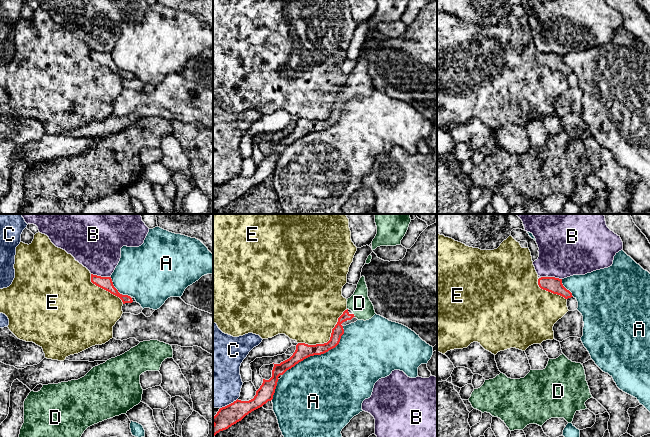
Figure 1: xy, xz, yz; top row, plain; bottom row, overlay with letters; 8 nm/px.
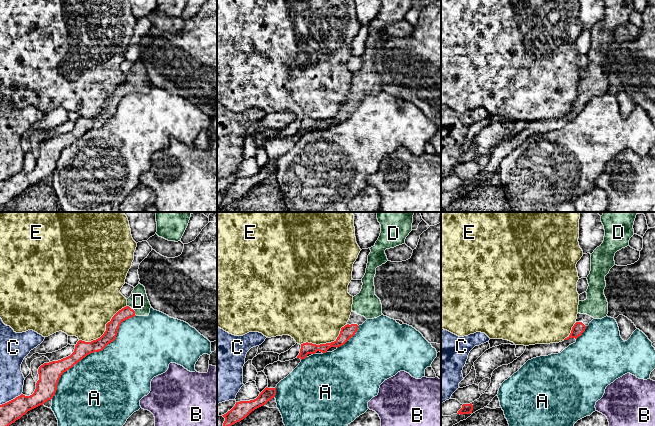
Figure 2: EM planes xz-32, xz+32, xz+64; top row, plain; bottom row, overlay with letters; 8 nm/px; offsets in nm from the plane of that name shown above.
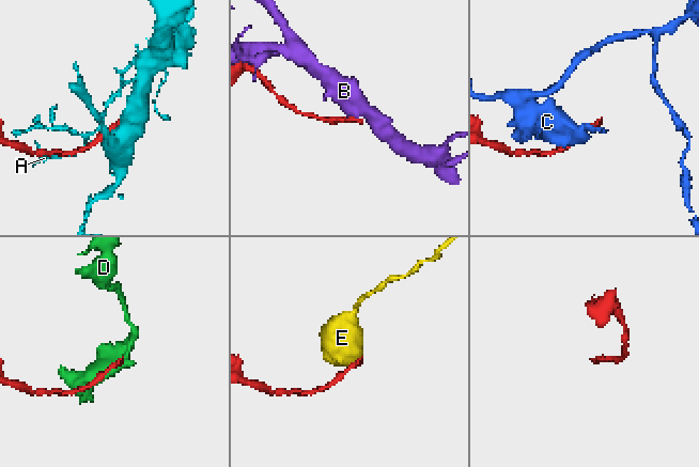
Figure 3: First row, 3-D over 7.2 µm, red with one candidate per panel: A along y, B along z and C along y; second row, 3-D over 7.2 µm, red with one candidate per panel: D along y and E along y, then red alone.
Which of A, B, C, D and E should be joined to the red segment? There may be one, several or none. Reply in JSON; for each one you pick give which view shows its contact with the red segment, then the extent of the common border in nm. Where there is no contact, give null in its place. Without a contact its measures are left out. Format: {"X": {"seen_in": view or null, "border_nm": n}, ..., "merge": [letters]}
{"D": {"seen_in": "xz", "border_nm": 40}, "merge": ["D"]}

